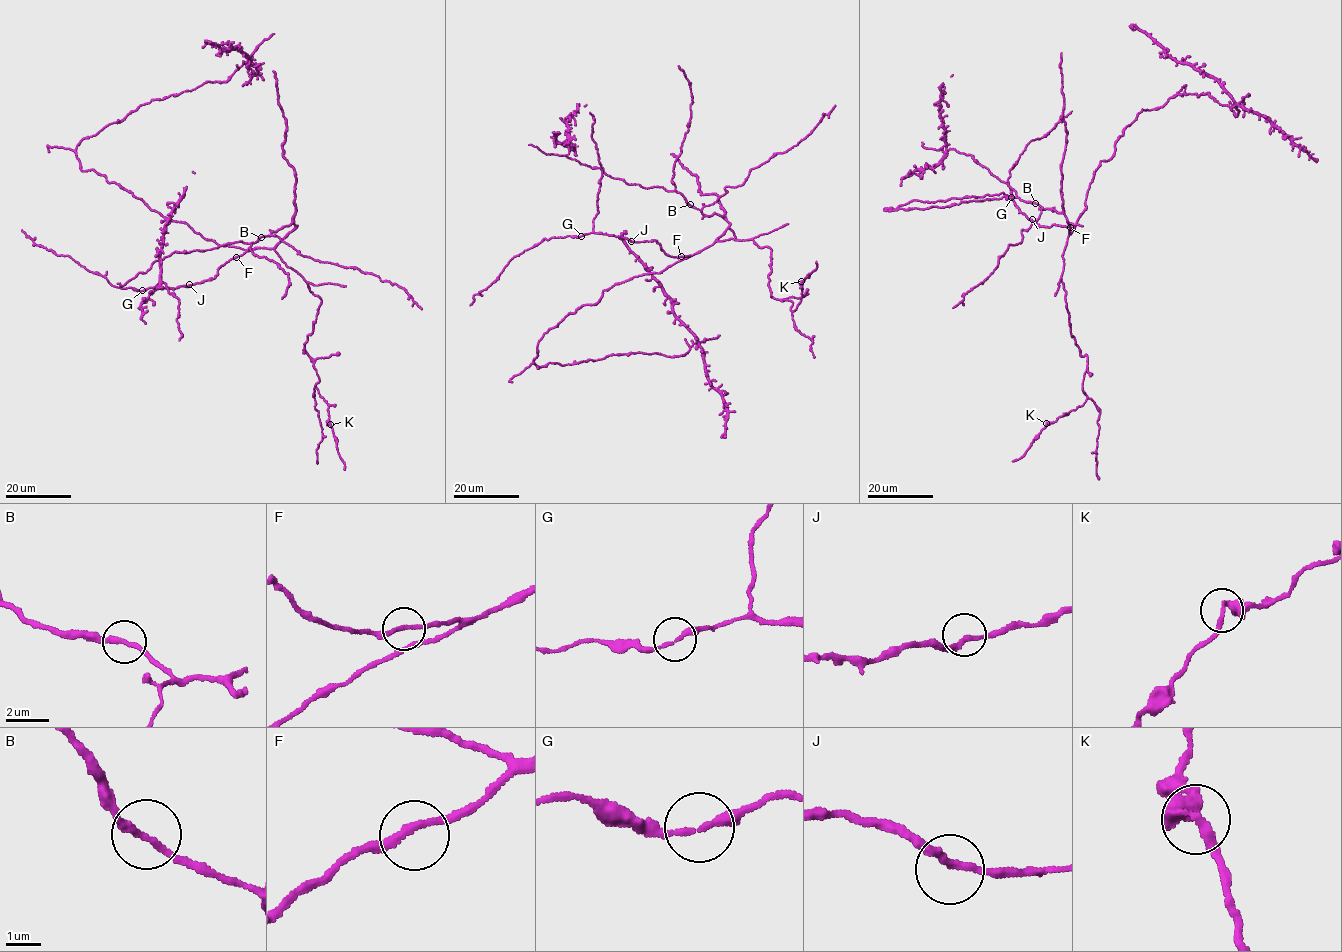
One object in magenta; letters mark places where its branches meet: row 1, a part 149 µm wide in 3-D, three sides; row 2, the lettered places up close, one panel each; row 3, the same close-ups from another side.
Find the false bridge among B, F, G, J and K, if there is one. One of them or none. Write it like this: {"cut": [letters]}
{"cut": []}

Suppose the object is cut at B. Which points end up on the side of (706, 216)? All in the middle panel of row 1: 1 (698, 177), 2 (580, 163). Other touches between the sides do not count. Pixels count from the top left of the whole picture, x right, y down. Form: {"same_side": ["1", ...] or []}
{"same_side": ["1"]}

